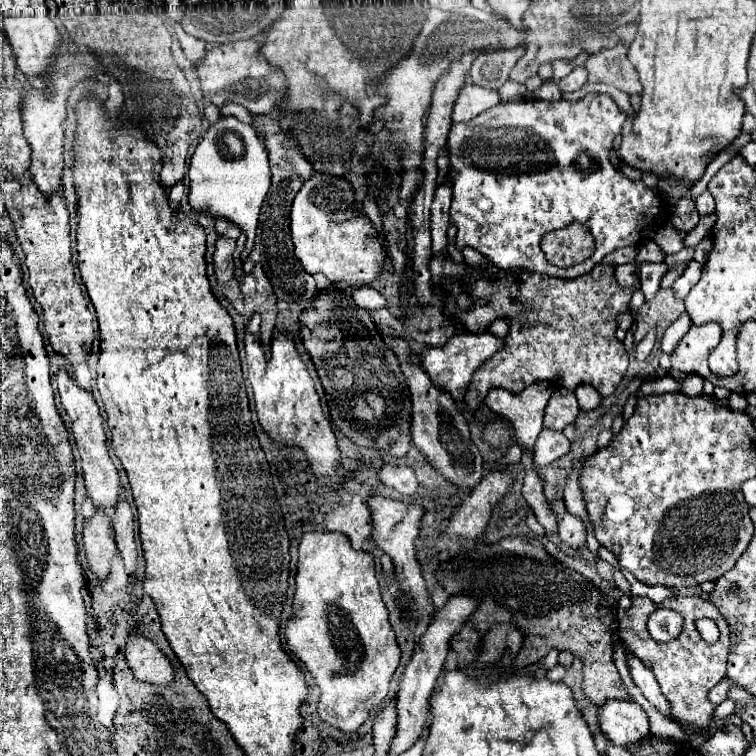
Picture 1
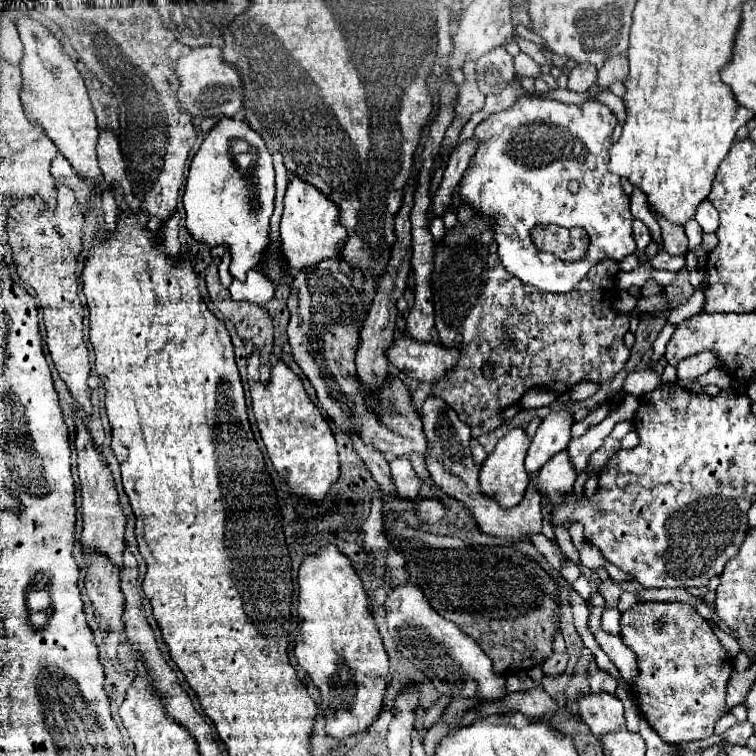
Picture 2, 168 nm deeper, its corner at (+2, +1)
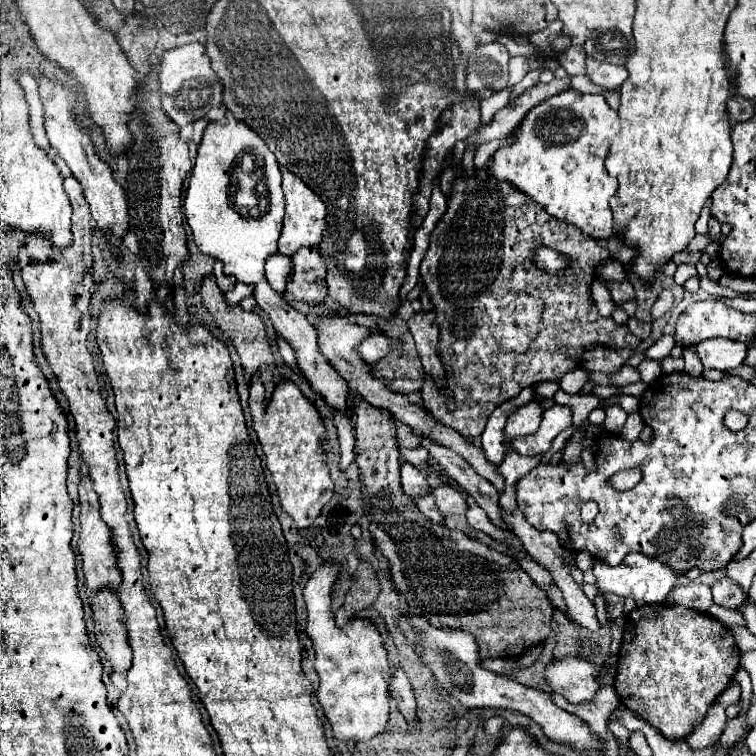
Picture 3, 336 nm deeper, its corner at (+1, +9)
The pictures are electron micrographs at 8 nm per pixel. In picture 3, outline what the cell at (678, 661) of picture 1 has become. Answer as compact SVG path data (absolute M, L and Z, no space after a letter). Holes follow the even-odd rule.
M647 605L633 609L625 619L625 633L617 661L615 691L623 707L631 709L639 719L651 723L663 737L685 739L693 727L705 717L715 699L731 685L739 669L739 649L731 631L715 617L687 609L683 605Z

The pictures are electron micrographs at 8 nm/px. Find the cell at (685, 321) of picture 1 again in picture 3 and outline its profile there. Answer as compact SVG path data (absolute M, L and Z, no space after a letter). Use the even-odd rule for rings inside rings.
M645 359L637 369L641 373L641 381L645 381L647 385L661 375L661 365L659 361L653 361L653 359Z

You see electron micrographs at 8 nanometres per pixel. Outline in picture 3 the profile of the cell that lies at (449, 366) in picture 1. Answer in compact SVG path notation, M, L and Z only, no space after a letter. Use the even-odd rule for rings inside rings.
M373 333L373 335L369 335L367 339L363 339L363 341L355 347L355 351L359 353L359 357L361 357L367 365L371 365L371 363L377 363L383 355L387 355L389 349L395 347L395 345L397 345L397 343L393 343L393 341L387 339L385 335Z

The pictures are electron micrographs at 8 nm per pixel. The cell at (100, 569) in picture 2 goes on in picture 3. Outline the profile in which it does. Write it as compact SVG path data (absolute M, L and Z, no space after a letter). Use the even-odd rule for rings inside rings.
M109 589L93 593L91 609L97 645L105 651L113 673L127 673L131 667L131 647L127 643L125 617L117 593Z

